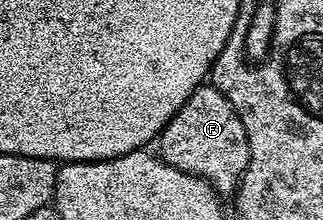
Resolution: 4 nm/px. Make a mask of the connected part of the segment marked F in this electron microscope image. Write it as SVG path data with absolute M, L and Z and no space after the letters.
M213 85L196 88L192 97L180 105L172 121L168 121L163 129L161 143L160 157L165 163L186 175L205 179L222 197L233 196L237 192L238 182L248 169L248 133L244 133L244 125L240 125L240 117L236 117L236 109L232 109L228 97Z

